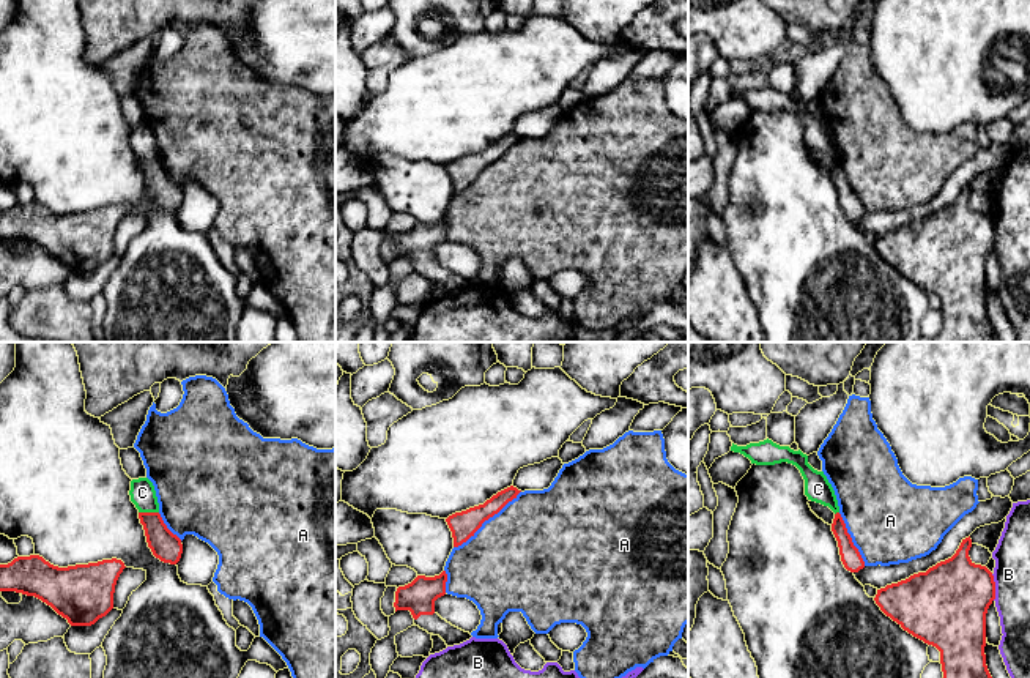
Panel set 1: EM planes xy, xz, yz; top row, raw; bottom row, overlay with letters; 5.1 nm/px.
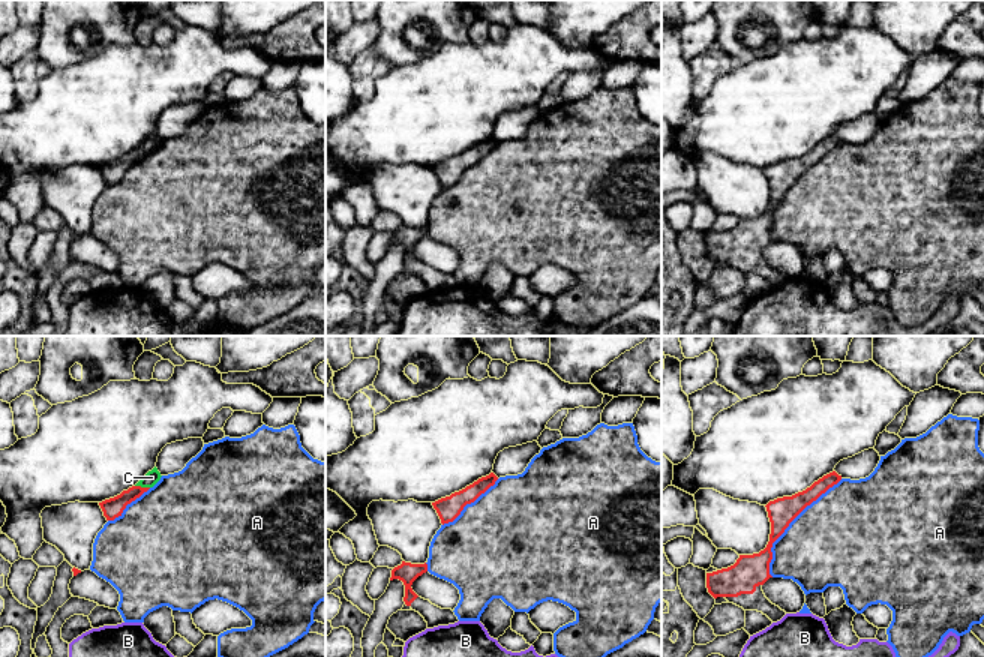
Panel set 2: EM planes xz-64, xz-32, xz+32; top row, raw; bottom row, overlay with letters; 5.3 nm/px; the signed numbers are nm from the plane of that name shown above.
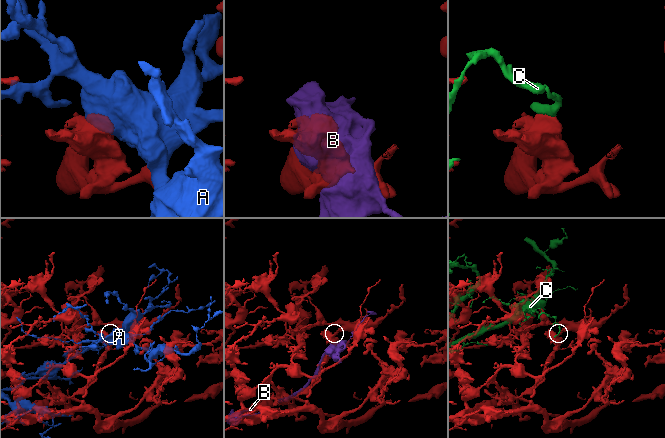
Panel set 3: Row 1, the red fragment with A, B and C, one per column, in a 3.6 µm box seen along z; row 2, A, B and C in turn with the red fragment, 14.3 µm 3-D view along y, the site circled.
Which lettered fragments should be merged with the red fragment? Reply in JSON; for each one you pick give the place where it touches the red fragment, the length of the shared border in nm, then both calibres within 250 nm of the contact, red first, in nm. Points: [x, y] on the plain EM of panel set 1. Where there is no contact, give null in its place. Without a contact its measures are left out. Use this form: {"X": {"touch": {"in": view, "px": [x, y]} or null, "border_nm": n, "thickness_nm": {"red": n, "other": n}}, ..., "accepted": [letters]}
{"accepted": []}

